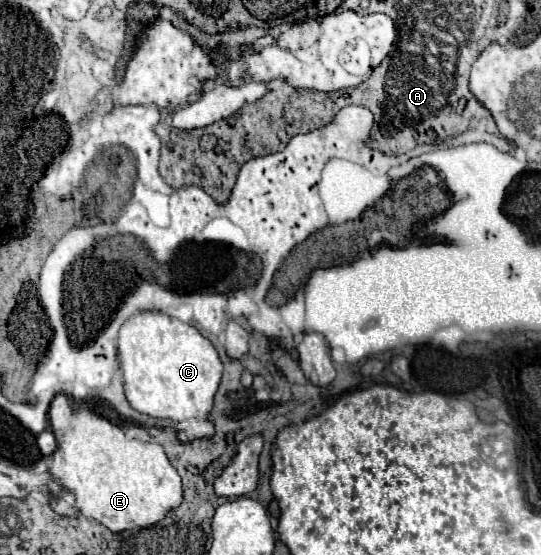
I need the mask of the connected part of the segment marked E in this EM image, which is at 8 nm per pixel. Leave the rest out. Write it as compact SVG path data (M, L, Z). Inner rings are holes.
M57 394L49 408L49 426L57 440L57 450L49 456L49 476L65 486L65 490L74 498L74 508L85 518L97 520L107 526L111 532L123 532L133 528L147 528L165 518L165 514L177 508L183 500L181 478L177 470L167 460L163 448L155 442L141 442L127 438L125 432L111 424L107 418L95 414L85 404L73 402L65 394Z

